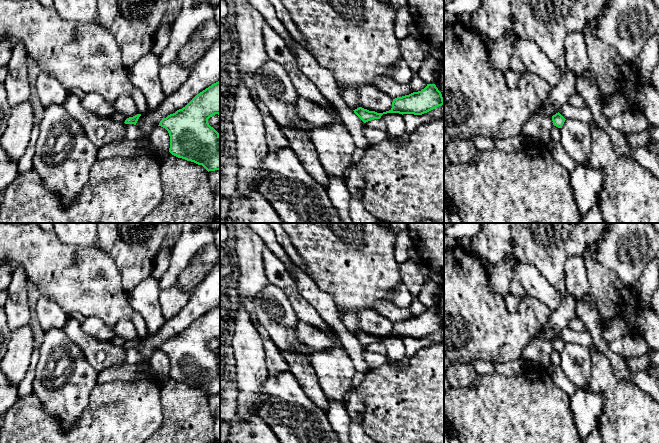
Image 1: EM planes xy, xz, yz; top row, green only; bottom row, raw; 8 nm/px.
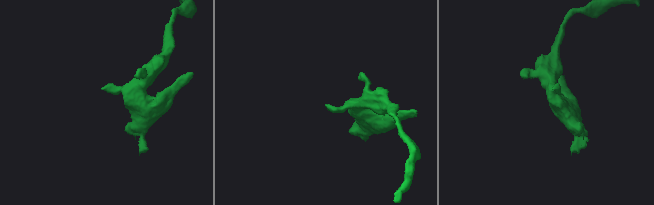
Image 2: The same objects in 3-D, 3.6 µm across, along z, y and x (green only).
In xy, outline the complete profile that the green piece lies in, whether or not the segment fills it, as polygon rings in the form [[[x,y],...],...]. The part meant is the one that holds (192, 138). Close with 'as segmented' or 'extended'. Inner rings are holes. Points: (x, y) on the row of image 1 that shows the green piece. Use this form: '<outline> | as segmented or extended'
[[[220,80],[197,94],[185,107],[160,121],[158,126],[165,128],[170,136],[169,152],[178,158],[202,165],[208,172],[220,170],[220,135],[208,123],[208,119],[215,114],[220,115]]] | as segmented

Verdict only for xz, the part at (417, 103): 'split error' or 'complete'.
complete

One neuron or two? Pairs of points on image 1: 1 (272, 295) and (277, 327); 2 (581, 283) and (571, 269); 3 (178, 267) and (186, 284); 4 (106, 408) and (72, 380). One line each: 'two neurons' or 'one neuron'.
1: one neuron
2: one neuron
3: two neurons
4: two neurons

